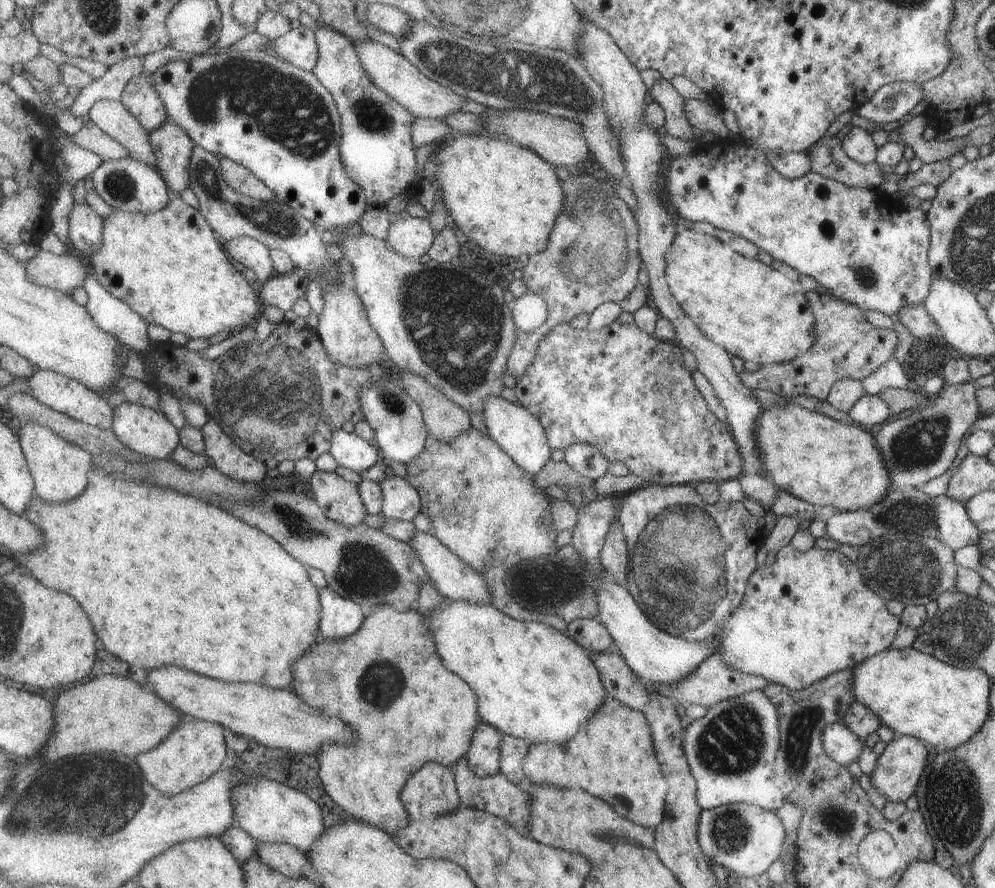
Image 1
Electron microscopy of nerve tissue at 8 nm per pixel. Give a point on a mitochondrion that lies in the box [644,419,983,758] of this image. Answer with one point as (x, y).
(915, 571)

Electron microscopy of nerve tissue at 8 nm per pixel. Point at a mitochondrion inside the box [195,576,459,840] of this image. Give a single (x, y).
(382, 684)

